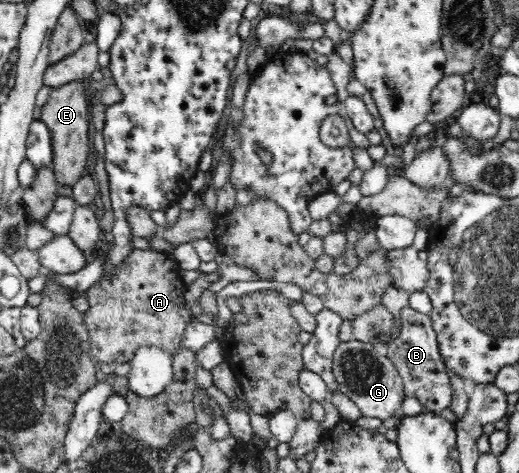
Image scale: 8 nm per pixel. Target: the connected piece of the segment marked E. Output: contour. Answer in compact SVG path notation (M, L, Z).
M74 81L53 88L46 104L42 107L42 119L51 132L51 152L53 152L52 173L59 186L72 188L74 183L85 175L87 155L89 155L89 112L85 97L93 94L91 84L83 86L83 82Z

